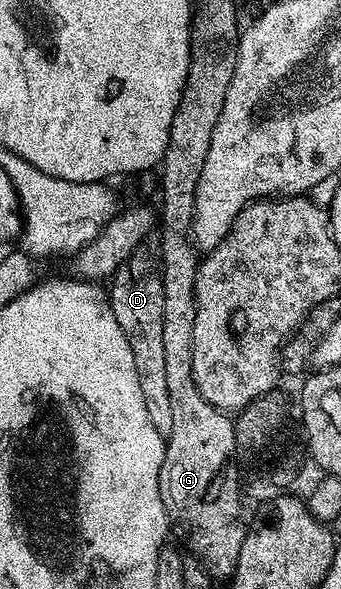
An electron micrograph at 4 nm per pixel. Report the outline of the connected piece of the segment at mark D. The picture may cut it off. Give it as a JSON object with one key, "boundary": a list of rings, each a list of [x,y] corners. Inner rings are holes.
{"boundary":[[[130,257],[112,280],[113,288],[108,288],[107,298],[113,316],[119,321],[127,341],[131,345],[131,353],[135,353],[135,373],[139,377],[139,389],[143,389],[143,402],[147,404],[147,417],[151,417],[151,425],[159,429],[163,437],[171,433],[171,397],[167,394],[167,372],[165,354],[163,354],[163,285],[160,274],[145,259]]]}

